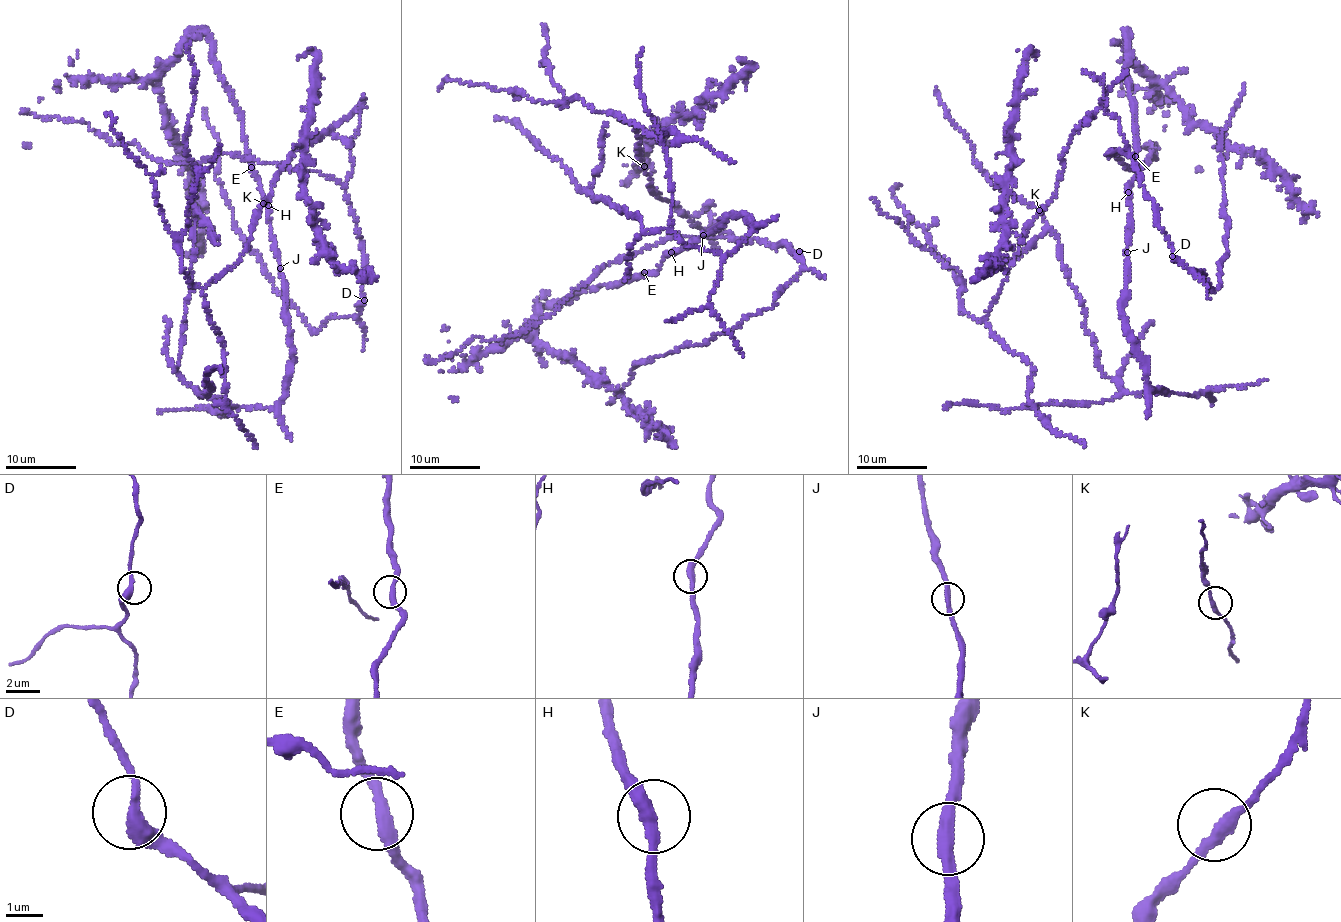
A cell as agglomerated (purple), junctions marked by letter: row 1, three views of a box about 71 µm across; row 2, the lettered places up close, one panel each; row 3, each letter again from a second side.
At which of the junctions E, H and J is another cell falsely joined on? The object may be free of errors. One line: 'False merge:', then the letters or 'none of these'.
False merge: none of these

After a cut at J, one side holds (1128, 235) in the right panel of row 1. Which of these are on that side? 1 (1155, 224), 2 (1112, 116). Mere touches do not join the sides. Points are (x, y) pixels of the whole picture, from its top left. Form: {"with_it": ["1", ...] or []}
{"with_it": []}

